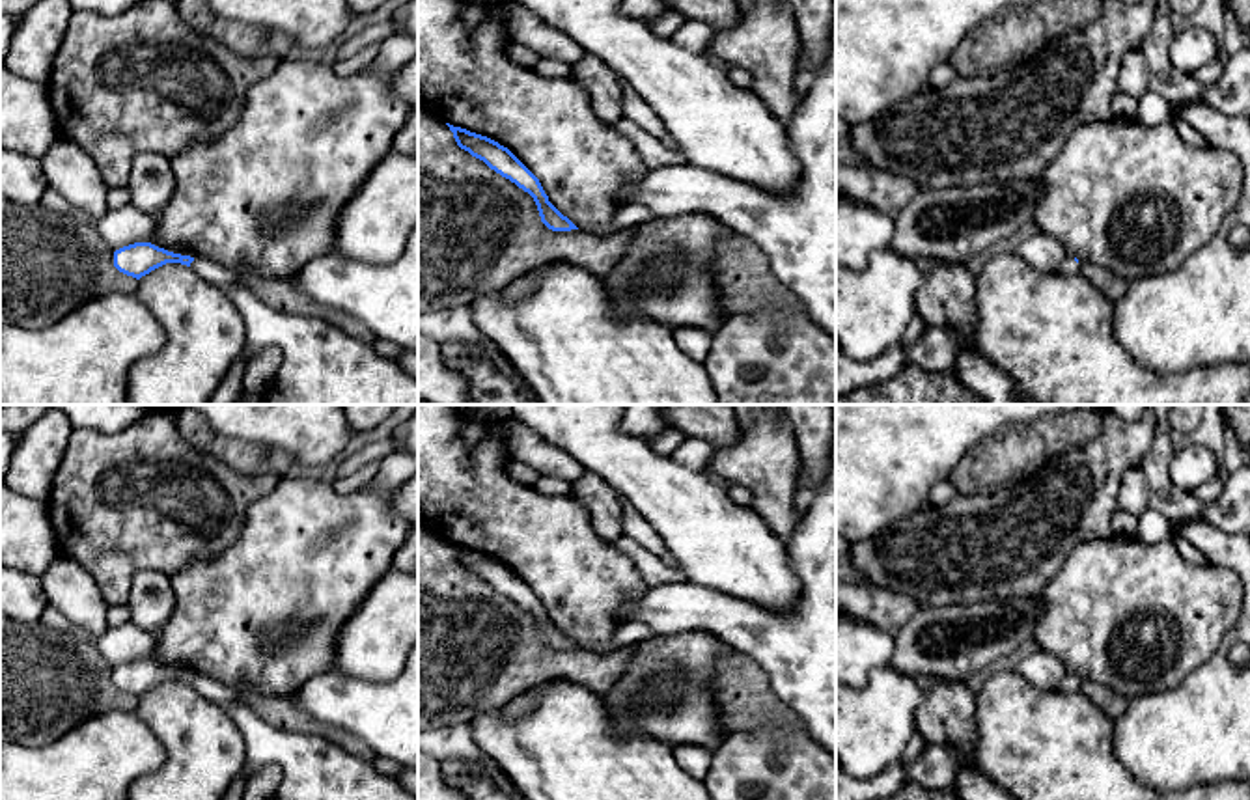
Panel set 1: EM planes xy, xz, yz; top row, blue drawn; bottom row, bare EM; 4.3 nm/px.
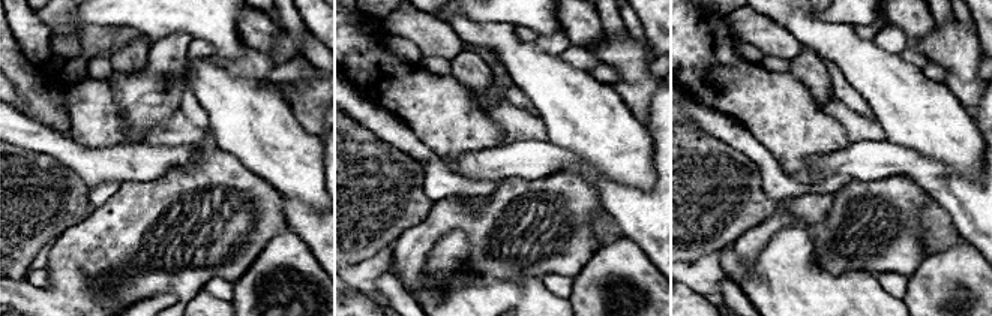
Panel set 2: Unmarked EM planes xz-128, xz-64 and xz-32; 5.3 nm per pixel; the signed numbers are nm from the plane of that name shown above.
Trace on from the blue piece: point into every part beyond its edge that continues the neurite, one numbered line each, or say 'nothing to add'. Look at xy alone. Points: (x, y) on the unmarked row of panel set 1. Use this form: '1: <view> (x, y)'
1: xy (314, 767)

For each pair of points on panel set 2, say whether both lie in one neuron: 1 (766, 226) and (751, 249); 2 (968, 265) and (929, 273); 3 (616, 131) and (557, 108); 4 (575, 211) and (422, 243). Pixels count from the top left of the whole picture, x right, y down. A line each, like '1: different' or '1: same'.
1: same
2: same
3: same
4: same

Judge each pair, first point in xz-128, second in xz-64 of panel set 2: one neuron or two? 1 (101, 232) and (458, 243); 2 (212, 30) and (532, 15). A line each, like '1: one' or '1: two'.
1: two
2: one

